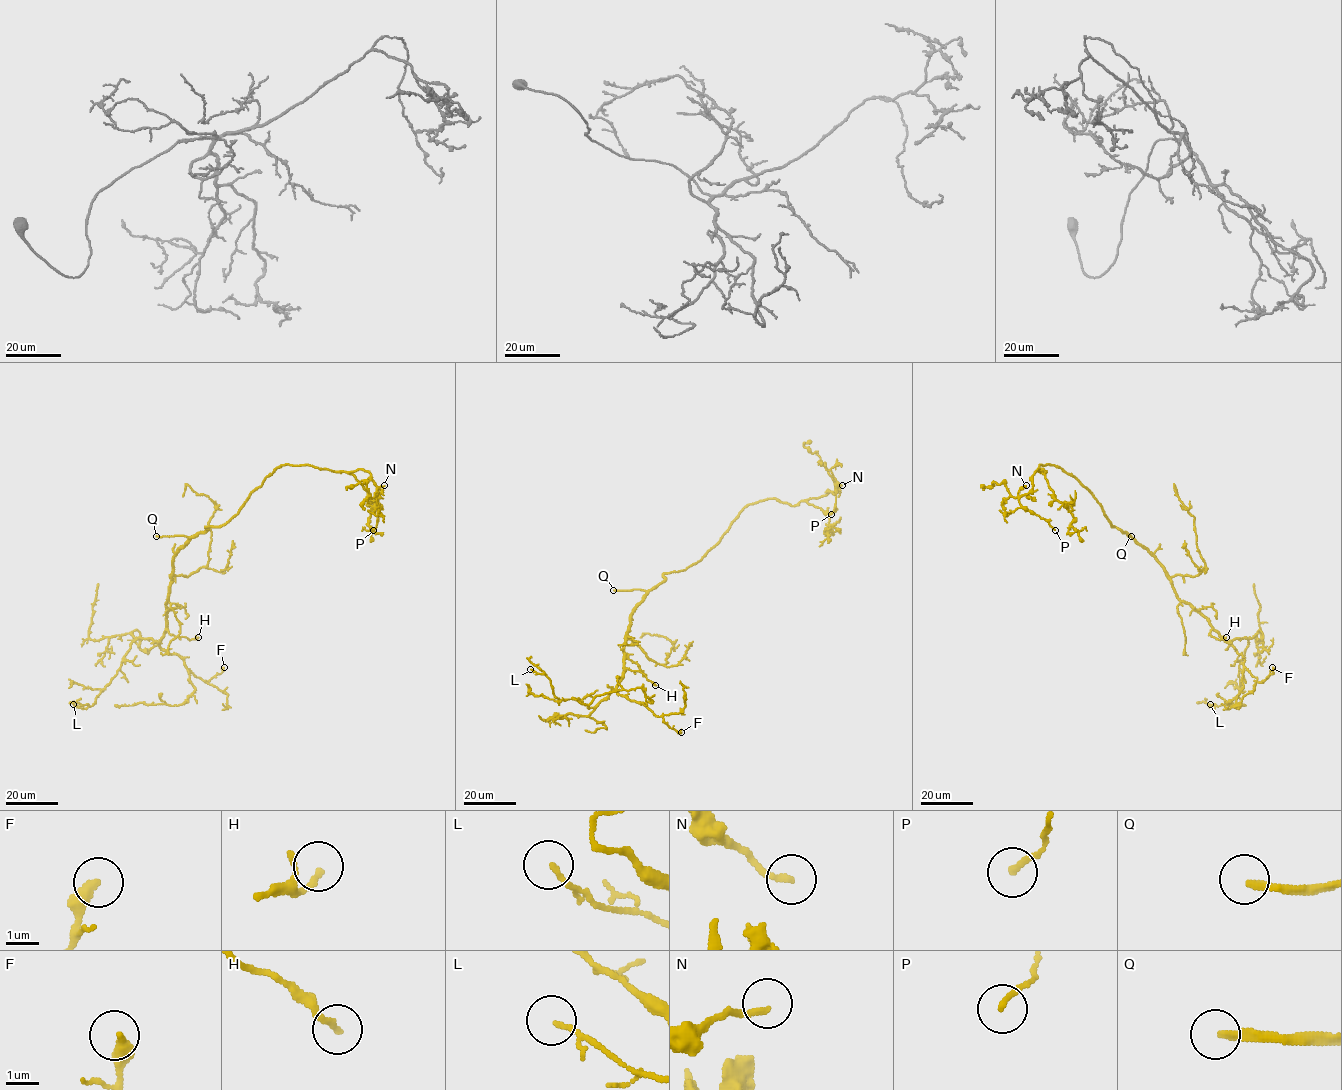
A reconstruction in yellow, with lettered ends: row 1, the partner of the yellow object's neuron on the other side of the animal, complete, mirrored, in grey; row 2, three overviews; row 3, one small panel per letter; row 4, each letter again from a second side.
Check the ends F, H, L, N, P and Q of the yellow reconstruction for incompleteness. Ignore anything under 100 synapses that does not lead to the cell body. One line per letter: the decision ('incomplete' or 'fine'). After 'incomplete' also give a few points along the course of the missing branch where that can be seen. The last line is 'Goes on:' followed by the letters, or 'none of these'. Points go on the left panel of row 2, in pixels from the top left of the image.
F: fine
H: fine
L: fine
N: fine
P: fine
Q: incomplete; missing branch runs (156, 536), (97, 570), (70, 597), (54, 627), (57, 653), (41, 677), (22, 671)
Goes on: Q

